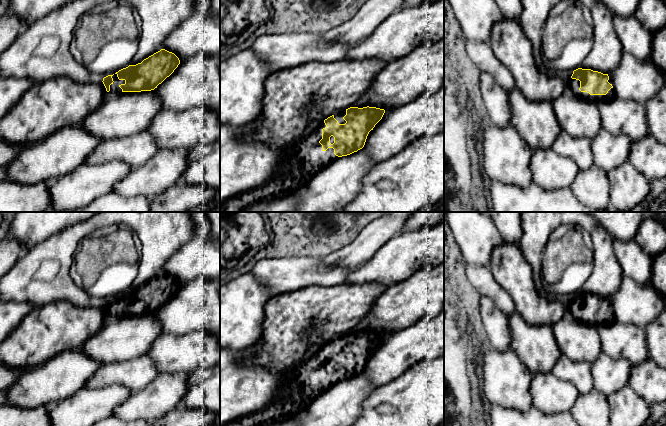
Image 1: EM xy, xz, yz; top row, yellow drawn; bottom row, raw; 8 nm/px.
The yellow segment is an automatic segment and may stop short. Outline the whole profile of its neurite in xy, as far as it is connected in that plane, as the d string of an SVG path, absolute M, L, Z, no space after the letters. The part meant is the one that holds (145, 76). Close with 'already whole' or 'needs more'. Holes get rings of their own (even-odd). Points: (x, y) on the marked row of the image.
M161 49L141 63L104 77L102 82L107 92L151 91L169 77L179 64L180 60L174 53Z; needs more

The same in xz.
M350 107L335 113L321 122L319 127L305 138L294 142L284 152L286 164L282 171L260 188L239 195L236 199L220 207L220 212L243 212L246 208L263 200L273 199L285 193L293 193L303 187L313 175L342 156L362 149L367 136L382 119L384 109L376 107Z; needs more

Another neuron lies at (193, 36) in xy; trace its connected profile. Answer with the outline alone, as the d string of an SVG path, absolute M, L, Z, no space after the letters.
M220 0L194 1L196 10L163 41L163 49L174 53L179 60L196 54L220 54ZM198 10L208 10L210 14L199 20Z

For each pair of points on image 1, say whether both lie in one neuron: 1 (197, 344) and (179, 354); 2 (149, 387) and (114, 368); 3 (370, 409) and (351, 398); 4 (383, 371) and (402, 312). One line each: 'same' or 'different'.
1: same
2: same
3: different
4: same

